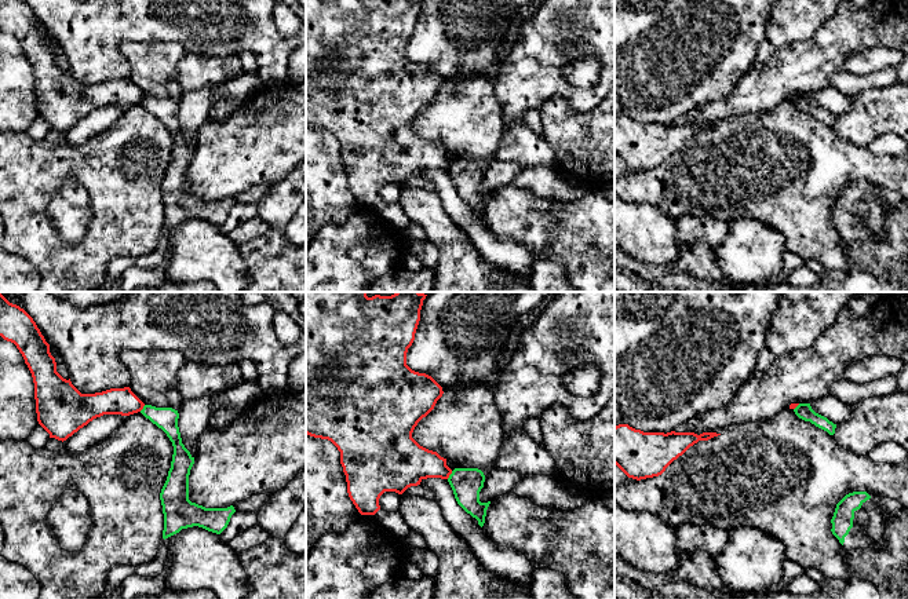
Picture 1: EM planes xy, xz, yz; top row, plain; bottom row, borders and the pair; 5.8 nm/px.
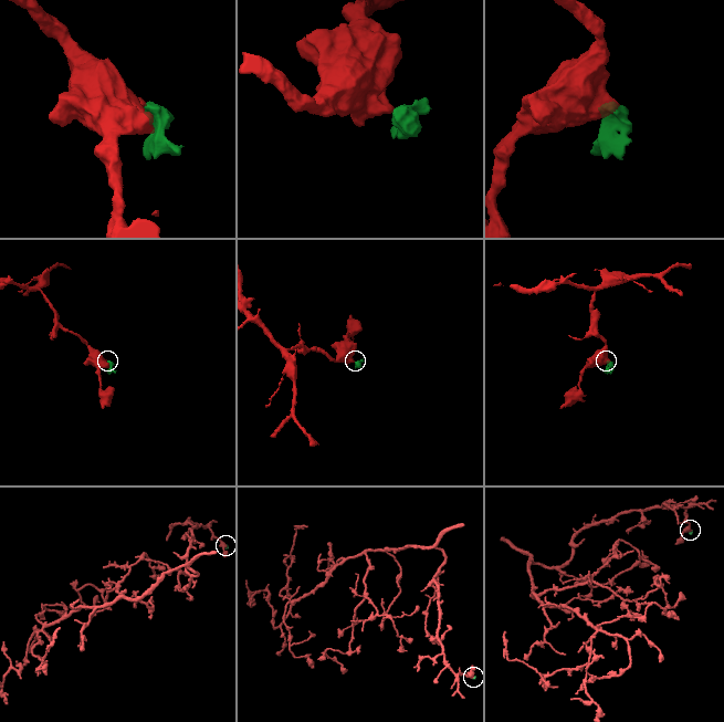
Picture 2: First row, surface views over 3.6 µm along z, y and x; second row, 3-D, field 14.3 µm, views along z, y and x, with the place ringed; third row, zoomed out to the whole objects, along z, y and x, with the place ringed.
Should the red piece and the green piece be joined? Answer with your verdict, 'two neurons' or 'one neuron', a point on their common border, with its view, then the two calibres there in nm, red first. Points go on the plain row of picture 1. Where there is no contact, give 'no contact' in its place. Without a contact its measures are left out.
two neurons; meets red in xz at (449, 165); 240 nm thick on the red side, 180 nm on the other

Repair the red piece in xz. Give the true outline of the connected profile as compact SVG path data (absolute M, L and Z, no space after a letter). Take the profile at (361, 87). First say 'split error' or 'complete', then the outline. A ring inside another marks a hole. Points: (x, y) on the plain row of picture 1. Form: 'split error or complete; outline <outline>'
complete; outline M306 0L306 125L331 132L340 143L347 185L361 207L375 207L384 183L402 186L423 171L448 171L446 150L420 138L412 124L442 88L442 78L429 66L406 56L422 0Z

